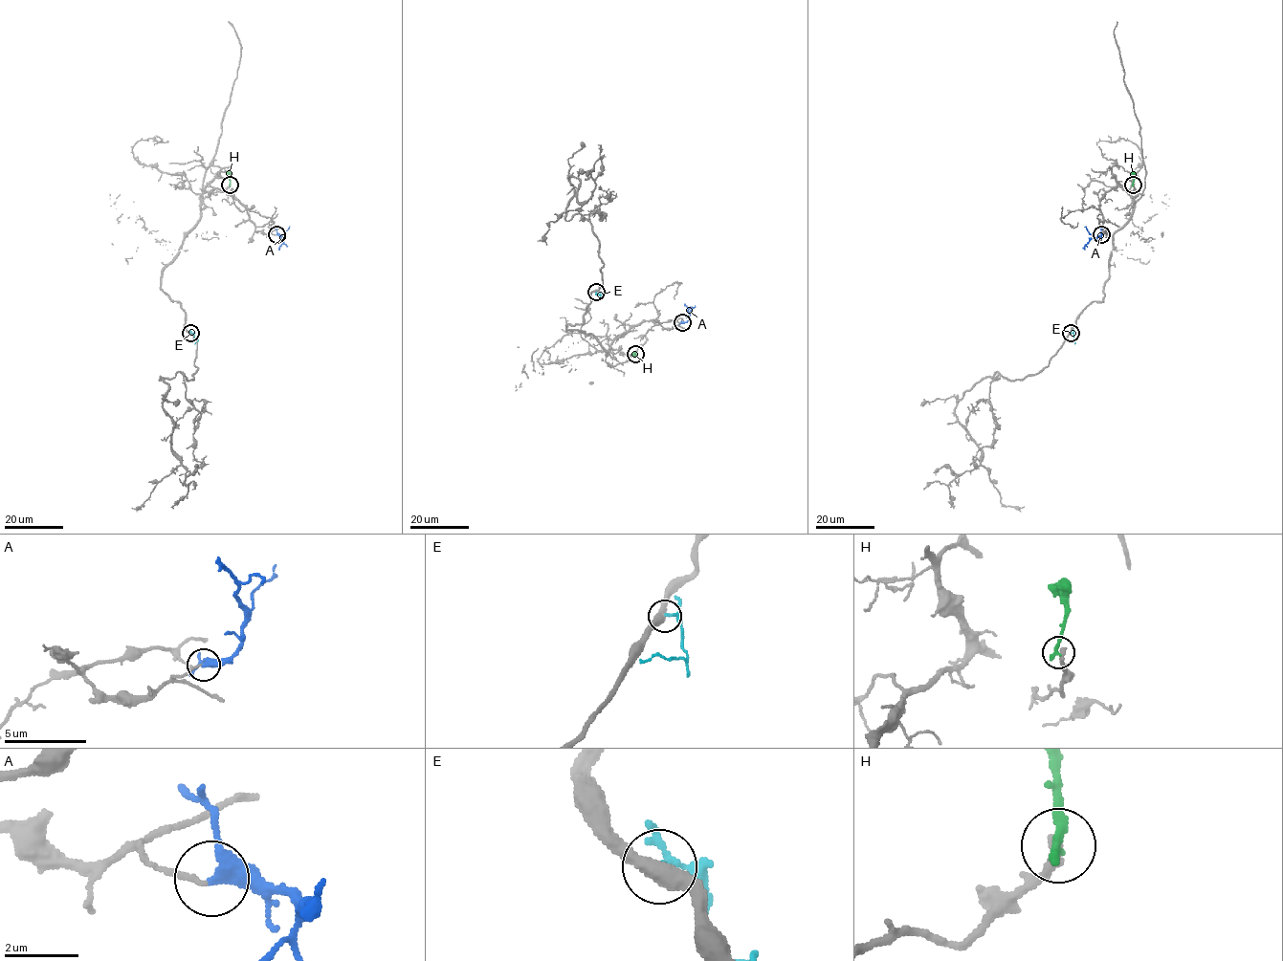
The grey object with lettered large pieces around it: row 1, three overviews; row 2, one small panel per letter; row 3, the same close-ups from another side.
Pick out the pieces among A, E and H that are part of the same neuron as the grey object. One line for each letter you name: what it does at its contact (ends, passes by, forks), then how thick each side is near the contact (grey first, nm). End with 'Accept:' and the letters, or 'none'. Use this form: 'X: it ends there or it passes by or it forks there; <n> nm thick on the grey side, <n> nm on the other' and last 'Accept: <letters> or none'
Accept: none

